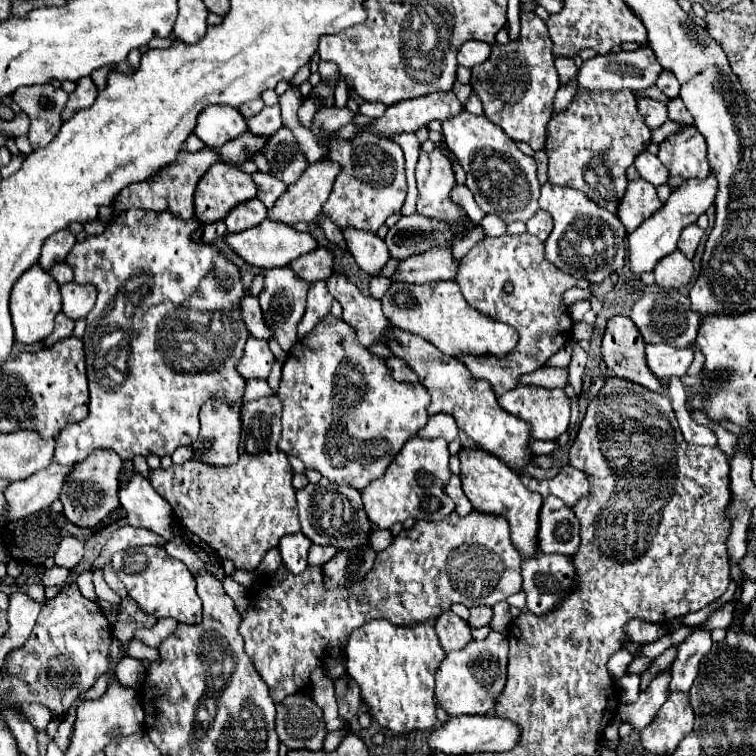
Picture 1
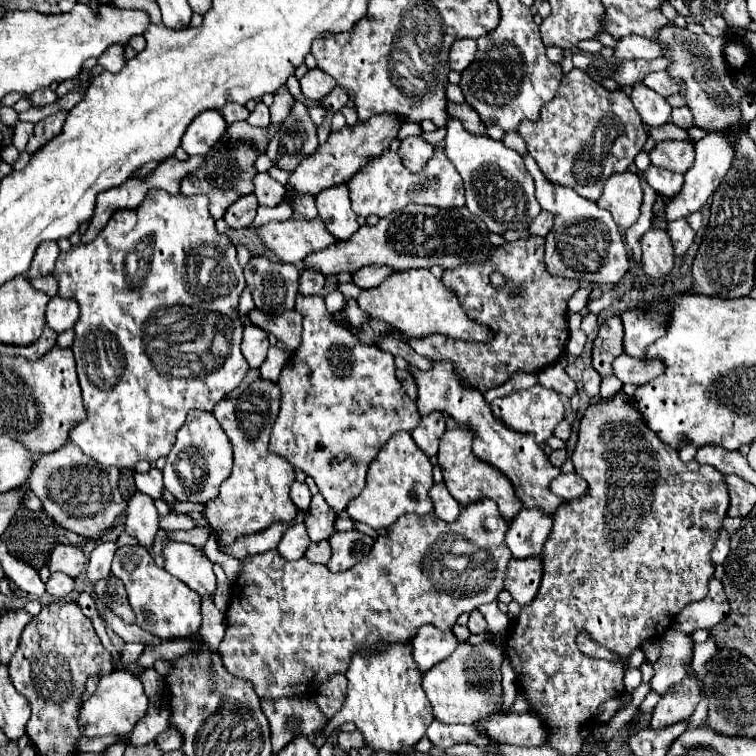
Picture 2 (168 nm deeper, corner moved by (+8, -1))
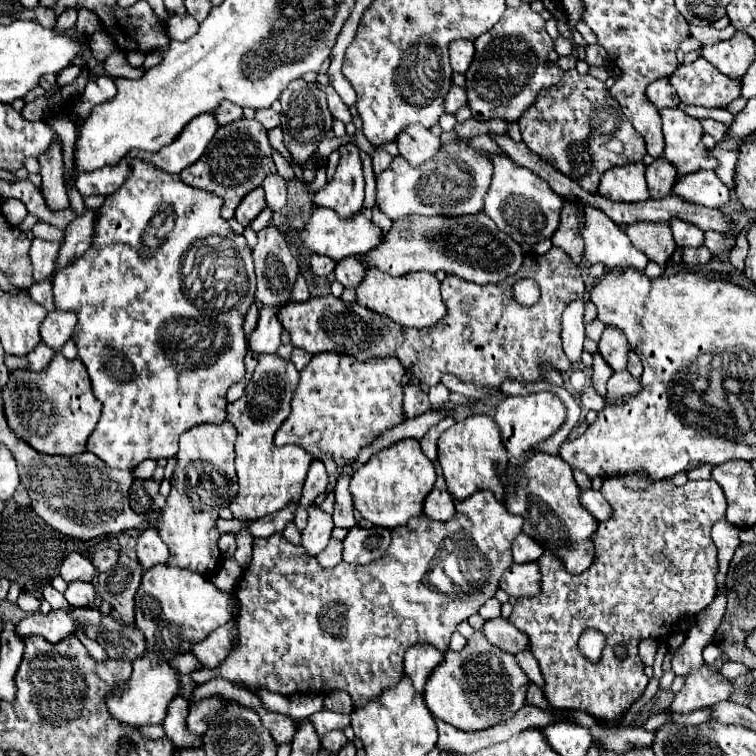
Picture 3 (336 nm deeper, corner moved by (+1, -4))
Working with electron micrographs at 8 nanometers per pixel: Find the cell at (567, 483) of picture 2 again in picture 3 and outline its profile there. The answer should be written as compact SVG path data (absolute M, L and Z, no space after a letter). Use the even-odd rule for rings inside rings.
M588 488L588 490L582 490L582 492L580 492L580 504L582 504L598 522L610 518L610 512L612 512L610 504L608 504L608 502L604 500L604 496L602 496L598 490L594 490L594 488Z

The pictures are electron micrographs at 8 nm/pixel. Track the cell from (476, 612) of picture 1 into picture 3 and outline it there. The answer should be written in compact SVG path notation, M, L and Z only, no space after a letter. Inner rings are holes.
M504 618L486 620L482 634L490 640L490 644L494 644L496 648L500 648L508 654L516 654L528 646L528 636L522 634L518 628L514 628Z

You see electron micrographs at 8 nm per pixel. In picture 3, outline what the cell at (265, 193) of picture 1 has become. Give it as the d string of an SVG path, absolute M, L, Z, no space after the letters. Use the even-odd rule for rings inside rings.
M270 174L262 182L262 188L266 190L266 202L272 212L278 212L286 204L286 180L280 174Z

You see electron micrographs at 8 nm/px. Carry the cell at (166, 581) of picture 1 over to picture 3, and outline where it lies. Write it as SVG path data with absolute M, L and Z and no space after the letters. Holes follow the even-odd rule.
M156 564L144 570L142 584L136 592L136 628L146 636L146 656L132 662L134 672L130 680L122 682L122 686L114 686L106 694L106 708L112 718L134 728L144 724L162 724L168 702L178 694L176 672L166 662L176 654L188 652L192 644L204 640L236 614L236 596L220 592L206 576L166 564Z

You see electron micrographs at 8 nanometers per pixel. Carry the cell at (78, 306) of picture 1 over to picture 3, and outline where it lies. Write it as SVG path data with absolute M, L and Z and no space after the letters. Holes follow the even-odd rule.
M52 310L48 312L48 316L44 318L42 326L40 326L40 336L42 342L46 342L50 348L54 348L56 352L60 350L60 346L70 340L74 328L78 324L78 316L74 312L60 312L60 310Z

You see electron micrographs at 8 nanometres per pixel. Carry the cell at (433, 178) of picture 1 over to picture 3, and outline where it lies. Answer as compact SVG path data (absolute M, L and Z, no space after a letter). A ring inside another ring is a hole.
M414 124L398 136L398 150L412 166L420 166L428 158L436 156L440 150L440 138L434 136L428 128Z

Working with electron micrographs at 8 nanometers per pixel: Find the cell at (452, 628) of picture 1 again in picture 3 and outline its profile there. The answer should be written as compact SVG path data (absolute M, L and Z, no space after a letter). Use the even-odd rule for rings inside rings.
M418 642L408 648L408 652L404 656L404 672L412 678L416 692L424 692L424 684L426 684L430 672L438 664L442 664L442 660L444 660L444 652L440 652L432 644Z

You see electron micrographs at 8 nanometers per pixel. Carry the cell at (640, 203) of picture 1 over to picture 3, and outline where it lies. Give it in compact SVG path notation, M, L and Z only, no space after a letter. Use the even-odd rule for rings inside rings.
M626 164L612 168L602 176L602 184L598 188L598 194L606 196L612 202L638 202L648 200L646 192L646 178L644 178L644 164Z

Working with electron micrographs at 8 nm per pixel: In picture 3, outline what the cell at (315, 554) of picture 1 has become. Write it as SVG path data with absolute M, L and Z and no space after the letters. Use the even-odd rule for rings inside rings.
M330 540L330 544L316 556L318 564L322 568L334 568L336 564L342 562L342 542L340 540Z

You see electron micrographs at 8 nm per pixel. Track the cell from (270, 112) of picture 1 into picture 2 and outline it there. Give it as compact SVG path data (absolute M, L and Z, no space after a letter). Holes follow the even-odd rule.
M257 103L257 107L249 113L249 119L247 119L253 127L267 127L269 125L269 109L265 103Z

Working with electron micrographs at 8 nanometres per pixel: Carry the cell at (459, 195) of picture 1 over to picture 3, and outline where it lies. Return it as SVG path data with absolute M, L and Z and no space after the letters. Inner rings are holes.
M462 142L440 146L434 160L420 166L410 166L402 156L394 156L392 164L376 176L376 206L390 220L406 214L464 216L482 212L482 200L490 186L490 164L484 156L486 152L468 148Z

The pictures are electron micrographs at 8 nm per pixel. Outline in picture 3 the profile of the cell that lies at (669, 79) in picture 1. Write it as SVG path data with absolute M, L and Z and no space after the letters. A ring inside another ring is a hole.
M704 58L678 66L670 76L670 86L682 104L724 108L728 102L740 98L740 82L730 80Z

